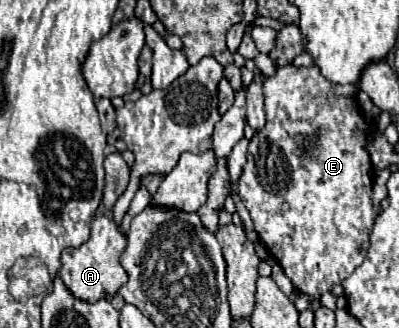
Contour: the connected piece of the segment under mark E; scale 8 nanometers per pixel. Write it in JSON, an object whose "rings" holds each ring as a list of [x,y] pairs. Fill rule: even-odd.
{"rings":[[[286,65],[282,69],[276,69],[276,75],[268,77],[264,81],[266,125],[264,125],[264,129],[260,129],[252,137],[252,141],[248,145],[248,155],[246,155],[248,161],[246,161],[246,165],[242,169],[242,175],[240,175],[240,181],[238,181],[238,193],[240,193],[246,209],[250,211],[250,217],[254,221],[254,227],[258,231],[260,241],[266,245],[270,255],[280,263],[280,267],[284,269],[286,277],[292,281],[292,285],[300,293],[322,295],[322,293],[330,291],[336,283],[342,283],[348,275],[352,275],[352,271],[364,261],[364,253],[368,251],[370,229],[372,229],[372,223],[374,223],[374,219],[378,215],[376,207],[372,205],[372,163],[370,163],[368,151],[364,149],[366,137],[370,135],[372,129],[370,129],[370,123],[358,111],[356,93],[358,93],[358,89],[354,85],[338,85],[338,89],[334,89],[334,85],[330,85],[330,81],[326,81],[318,73],[318,69],[314,69],[314,65],[312,67],[302,67],[302,69]]]}

